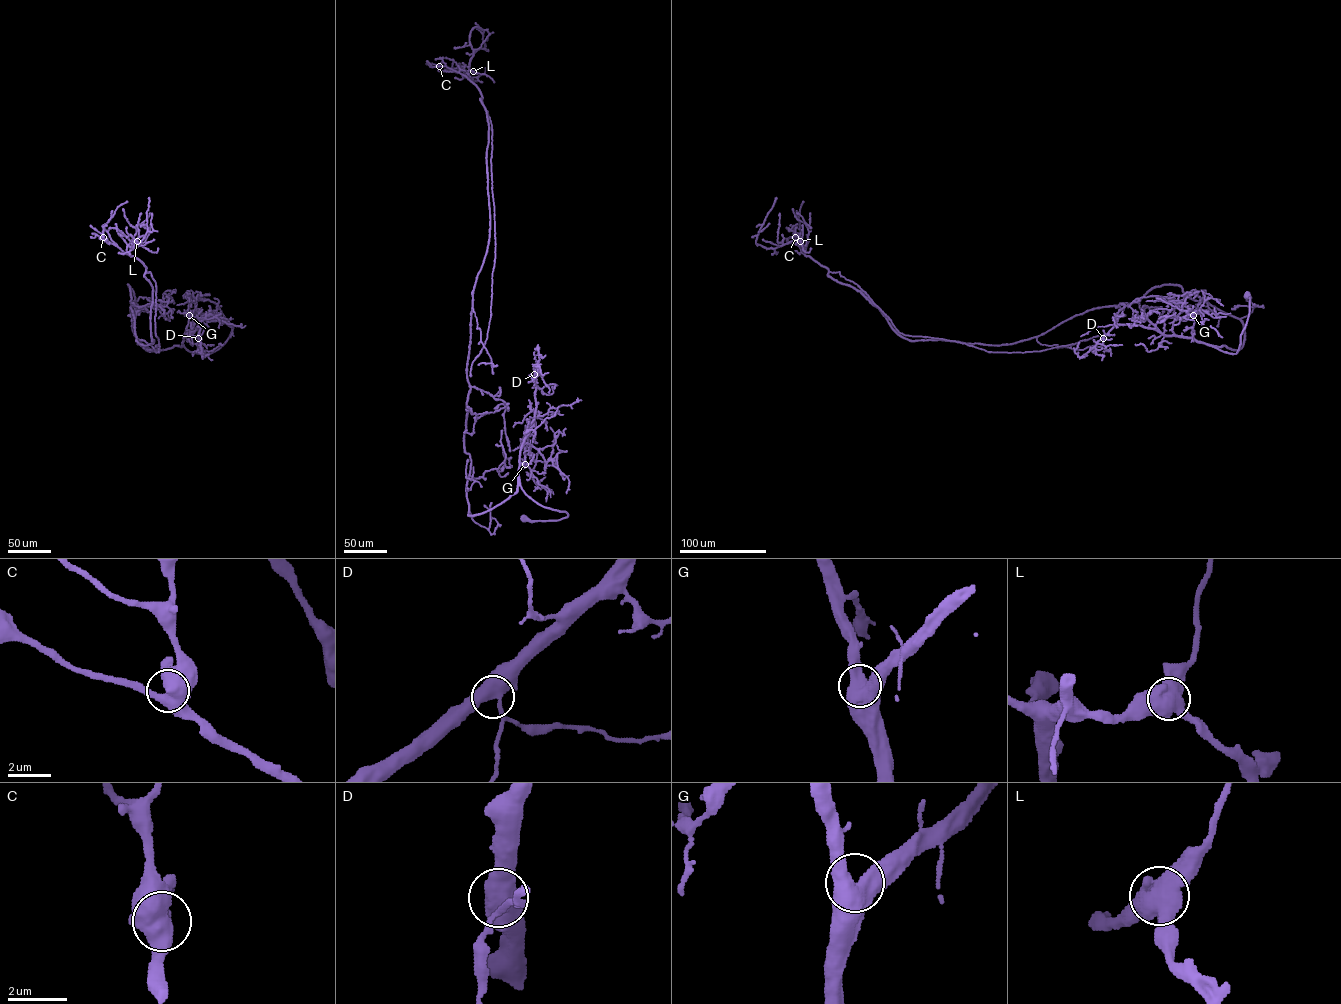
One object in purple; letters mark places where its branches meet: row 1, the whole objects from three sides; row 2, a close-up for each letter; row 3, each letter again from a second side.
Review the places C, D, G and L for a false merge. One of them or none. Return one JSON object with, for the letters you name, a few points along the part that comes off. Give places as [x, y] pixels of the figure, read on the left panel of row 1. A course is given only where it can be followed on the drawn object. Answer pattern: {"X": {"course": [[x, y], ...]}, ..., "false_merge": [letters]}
{"false_merge": []}

